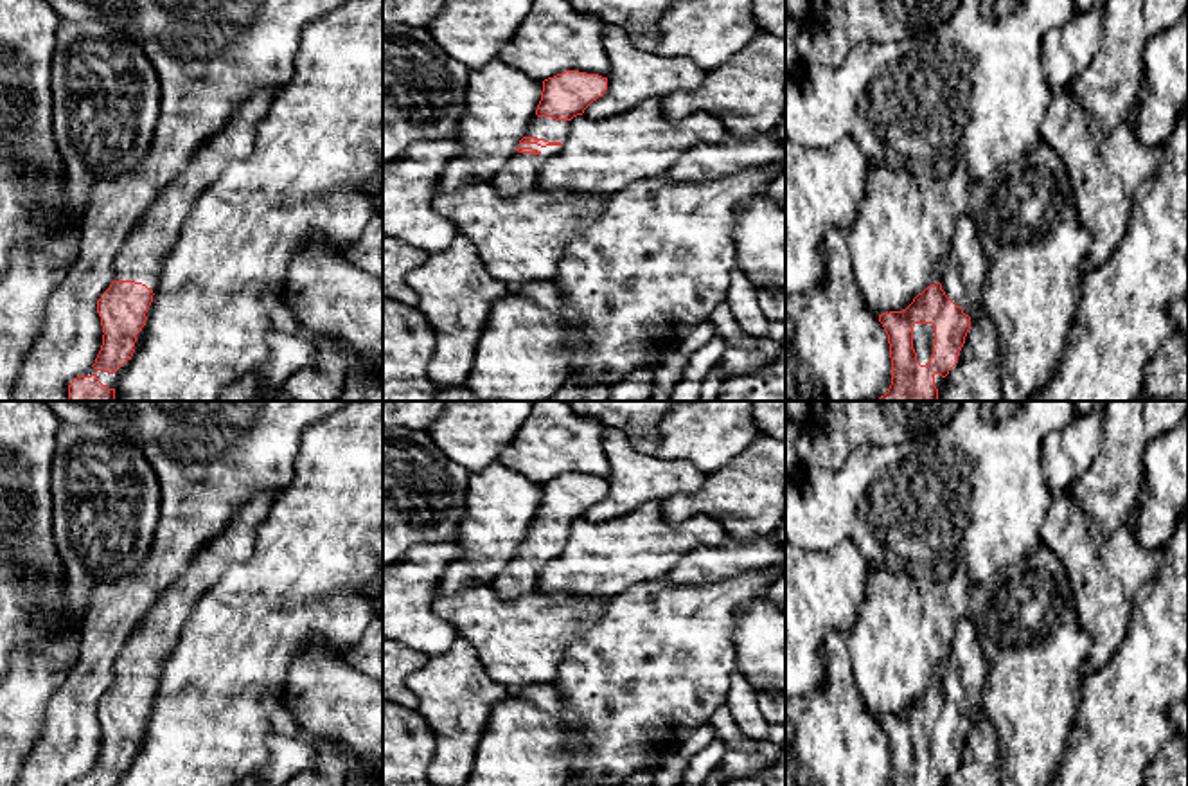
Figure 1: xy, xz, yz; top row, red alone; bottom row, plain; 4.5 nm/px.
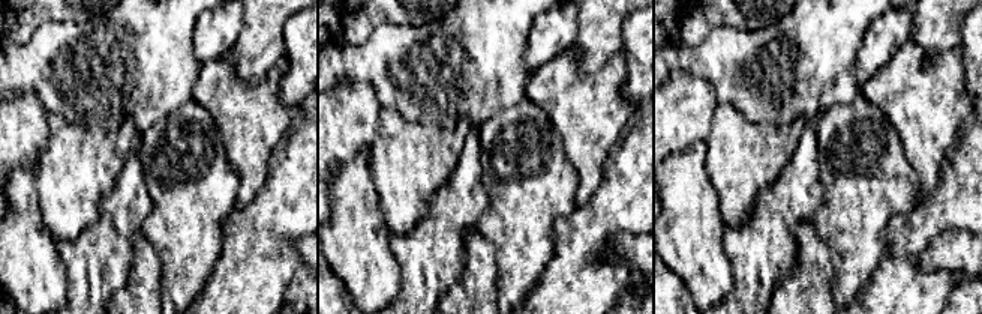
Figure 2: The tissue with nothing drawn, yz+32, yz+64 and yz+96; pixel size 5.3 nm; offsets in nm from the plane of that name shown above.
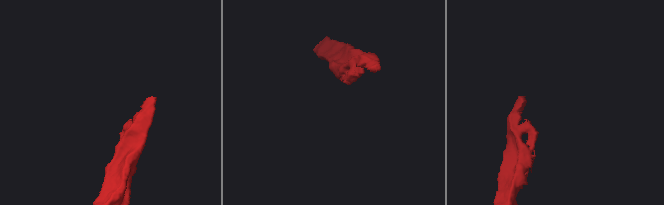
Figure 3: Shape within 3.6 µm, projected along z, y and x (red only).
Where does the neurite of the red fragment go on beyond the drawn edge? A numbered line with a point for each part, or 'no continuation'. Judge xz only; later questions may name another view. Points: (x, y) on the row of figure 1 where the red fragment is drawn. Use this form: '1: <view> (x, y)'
1: xz (520, 173)

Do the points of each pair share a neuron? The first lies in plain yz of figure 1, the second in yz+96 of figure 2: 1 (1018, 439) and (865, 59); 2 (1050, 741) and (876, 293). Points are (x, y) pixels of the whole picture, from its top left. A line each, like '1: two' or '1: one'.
1: two
2: two

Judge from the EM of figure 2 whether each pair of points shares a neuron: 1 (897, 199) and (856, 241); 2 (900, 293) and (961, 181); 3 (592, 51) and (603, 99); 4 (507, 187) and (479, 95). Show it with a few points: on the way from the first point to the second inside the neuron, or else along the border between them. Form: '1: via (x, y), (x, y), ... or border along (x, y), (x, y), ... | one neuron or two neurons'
1: via (886, 208), (864, 230) | one neuron
2: via (901, 265), (921, 230), (942, 209) | one neuron
3: border along (573, 45), (586, 74), (621, 48) | two neurons
4: border along (517, 101), (498, 110), (479, 126) | two neurons

